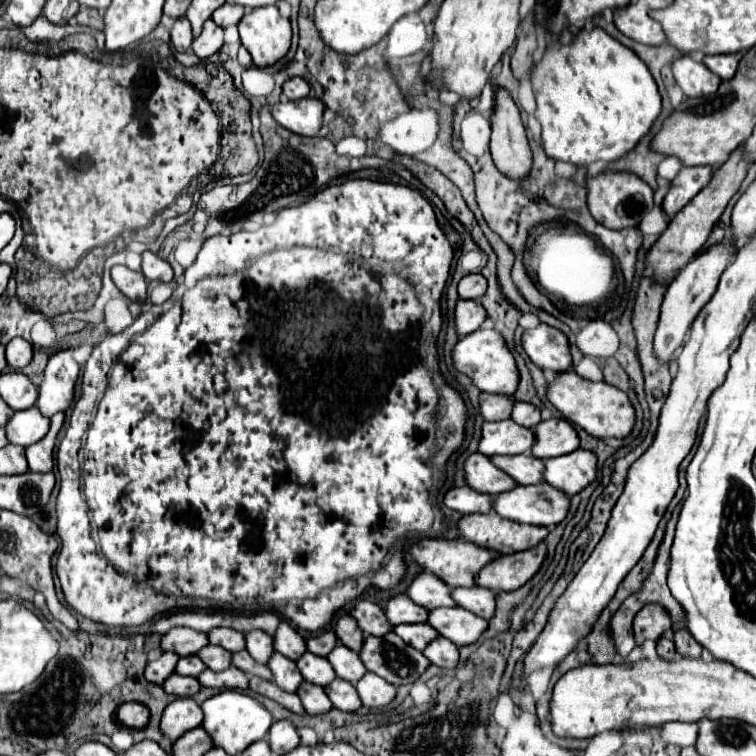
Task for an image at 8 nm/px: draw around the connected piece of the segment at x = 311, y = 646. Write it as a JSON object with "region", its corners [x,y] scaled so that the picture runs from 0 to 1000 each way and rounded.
{"region":[[[438,833],[425,836],[422,841],[414,841],[406,847],[406,860],[417,868],[433,868],[446,854],[446,841]]]}

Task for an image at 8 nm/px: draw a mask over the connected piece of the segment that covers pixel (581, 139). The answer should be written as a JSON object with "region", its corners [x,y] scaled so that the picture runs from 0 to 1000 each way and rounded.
{"region":[[[798,37],[769,40],[758,48],[755,58],[729,56],[721,63],[718,77],[705,87],[700,98],[705,114],[710,146],[708,156],[716,164],[718,198],[724,206],[761,220],[779,220],[790,212],[816,212],[858,175],[864,159],[874,148],[874,127],[869,111],[853,87],[853,82],[829,61],[808,50]]]}

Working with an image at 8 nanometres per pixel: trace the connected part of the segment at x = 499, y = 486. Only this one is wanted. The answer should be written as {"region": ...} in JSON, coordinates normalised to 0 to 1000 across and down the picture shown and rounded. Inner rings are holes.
{"region":[[[628,598],[618,606],[615,627],[618,627],[618,640],[626,648],[642,651],[649,656],[657,656],[657,653],[671,651],[673,646],[684,643],[684,638],[679,638],[679,632],[673,627],[657,622],[657,616],[636,598]]]}

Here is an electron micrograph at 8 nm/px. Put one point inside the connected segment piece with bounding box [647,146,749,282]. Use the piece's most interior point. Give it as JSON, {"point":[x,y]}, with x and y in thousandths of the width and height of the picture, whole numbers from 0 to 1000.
{"point":[909,307]}

